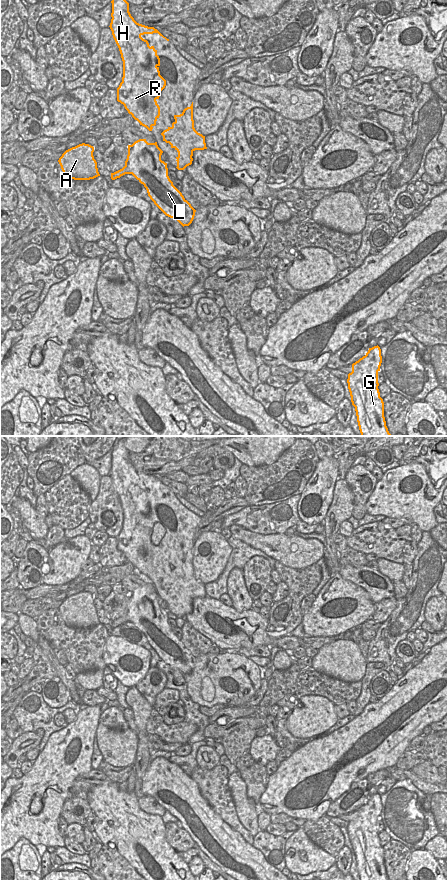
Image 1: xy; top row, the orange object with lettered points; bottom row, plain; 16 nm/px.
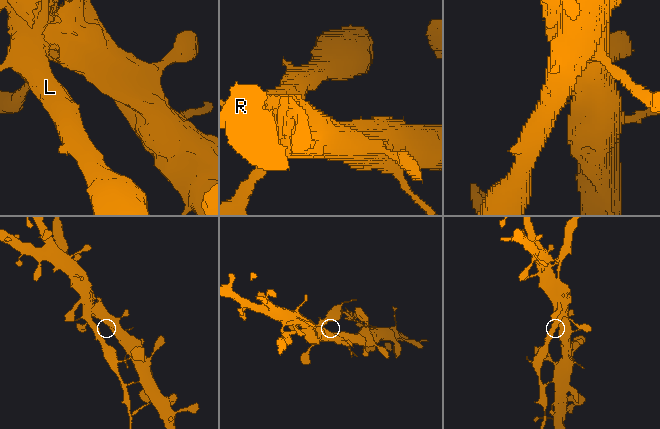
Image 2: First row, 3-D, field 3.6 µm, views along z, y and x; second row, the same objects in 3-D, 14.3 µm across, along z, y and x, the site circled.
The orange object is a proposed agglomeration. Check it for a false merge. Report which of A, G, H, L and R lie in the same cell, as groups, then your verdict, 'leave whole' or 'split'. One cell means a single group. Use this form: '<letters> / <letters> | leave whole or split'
A G H R / L | split

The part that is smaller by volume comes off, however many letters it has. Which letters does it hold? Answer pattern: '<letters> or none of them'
L

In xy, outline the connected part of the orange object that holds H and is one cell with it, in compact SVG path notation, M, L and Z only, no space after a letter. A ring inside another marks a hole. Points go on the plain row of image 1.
M125 439L115 440L111 449L112 467L109 474L123 509L123 525L117 536L117 549L124 553L140 573L152 579L160 564L160 555L156 548L165 536L166 528L160 523L157 498L154 494L150 495L148 489L141 484L158 481L167 489L169 487L154 475L139 472L134 468L129 460L129 451L124 446ZM133 485L146 492L151 508L148 515L137 513L131 507L129 488Z

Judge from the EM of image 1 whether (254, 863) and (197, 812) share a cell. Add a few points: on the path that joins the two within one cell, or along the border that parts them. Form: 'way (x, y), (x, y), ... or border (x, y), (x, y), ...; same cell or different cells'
way (240, 855), (211, 826); same cell

